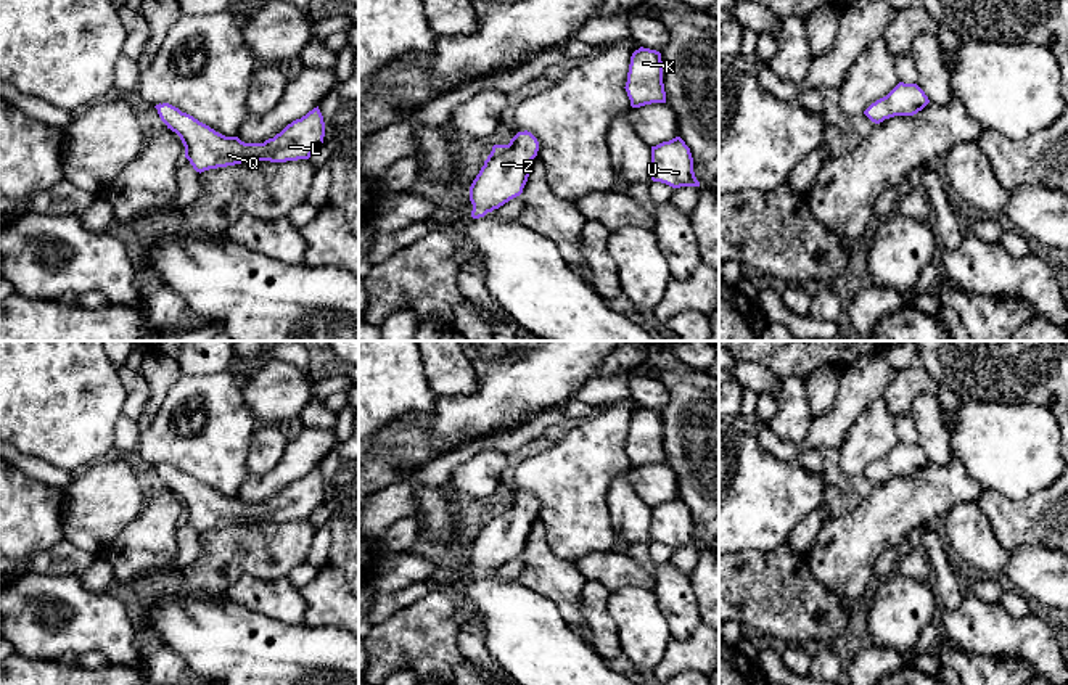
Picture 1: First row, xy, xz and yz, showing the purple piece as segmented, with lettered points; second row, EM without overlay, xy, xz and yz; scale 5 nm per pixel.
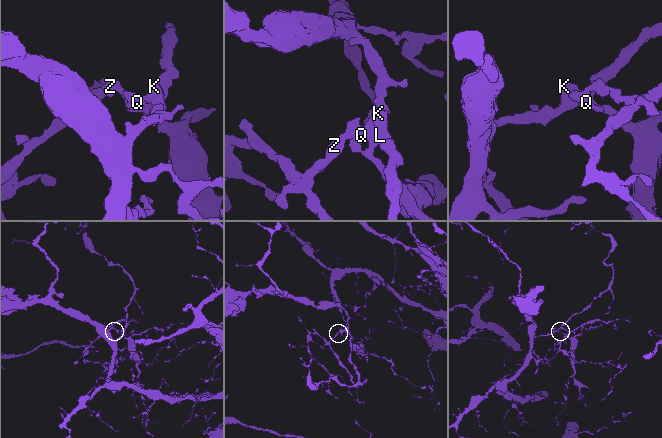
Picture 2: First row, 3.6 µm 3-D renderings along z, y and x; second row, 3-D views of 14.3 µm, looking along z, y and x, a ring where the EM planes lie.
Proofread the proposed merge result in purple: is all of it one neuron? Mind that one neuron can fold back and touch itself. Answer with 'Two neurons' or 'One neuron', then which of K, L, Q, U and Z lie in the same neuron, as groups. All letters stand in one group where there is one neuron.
One neuron. Groups: K L Q U Z

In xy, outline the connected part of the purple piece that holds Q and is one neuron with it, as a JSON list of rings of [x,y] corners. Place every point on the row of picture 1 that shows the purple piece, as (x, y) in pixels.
[[[159,103],[154,108],[167,129],[180,137],[185,158],[199,174],[253,161],[309,159],[325,137],[325,122],[318,106],[264,143],[244,143],[238,137],[225,137],[169,103]]]

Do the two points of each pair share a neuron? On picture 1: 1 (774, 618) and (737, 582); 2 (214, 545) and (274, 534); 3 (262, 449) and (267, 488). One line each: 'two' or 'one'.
1: one
2: one
3: two

